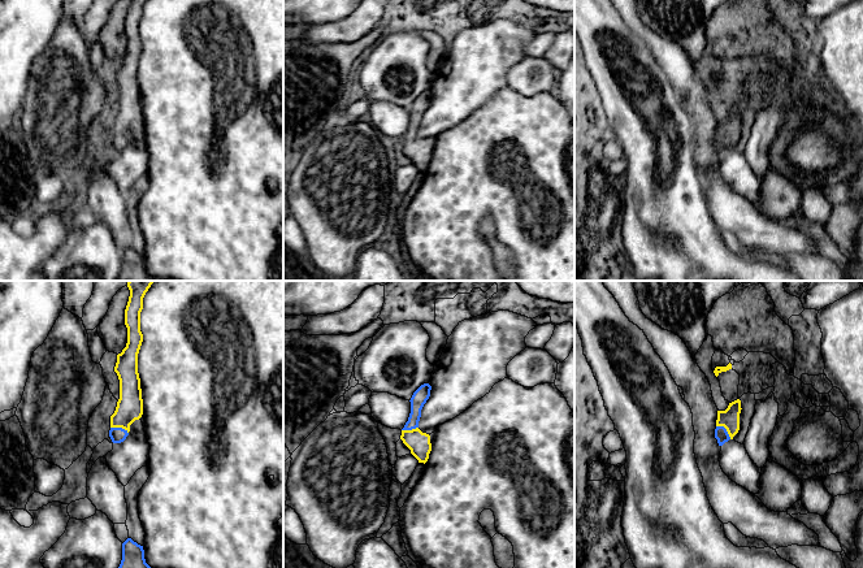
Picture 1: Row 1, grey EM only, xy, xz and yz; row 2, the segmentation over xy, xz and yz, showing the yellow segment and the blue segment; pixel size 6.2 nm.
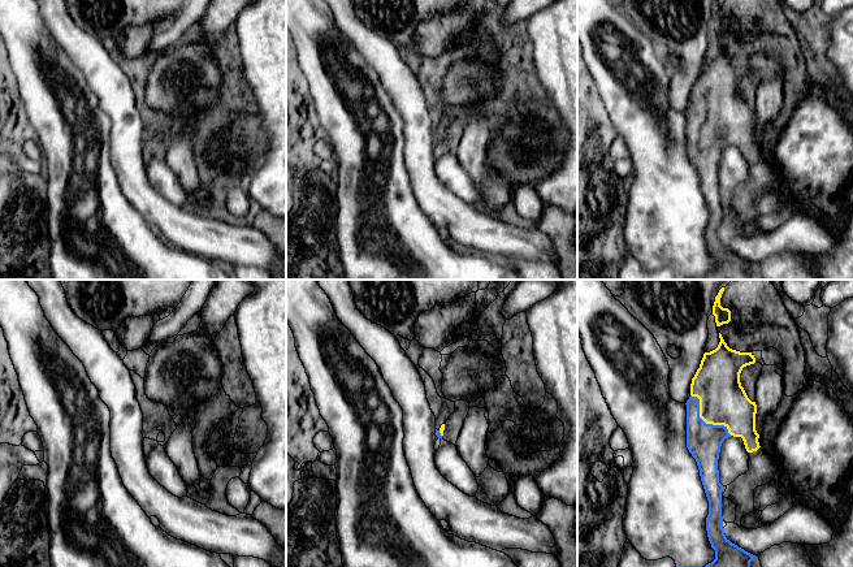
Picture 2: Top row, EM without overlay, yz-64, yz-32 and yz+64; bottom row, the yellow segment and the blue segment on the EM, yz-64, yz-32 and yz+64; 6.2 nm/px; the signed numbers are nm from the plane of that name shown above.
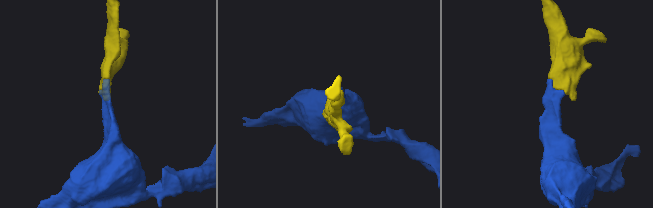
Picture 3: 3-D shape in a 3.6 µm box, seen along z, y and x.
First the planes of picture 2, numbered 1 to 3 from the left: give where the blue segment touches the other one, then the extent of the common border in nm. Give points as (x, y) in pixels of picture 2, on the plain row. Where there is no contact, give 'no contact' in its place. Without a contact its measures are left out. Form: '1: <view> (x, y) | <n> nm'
1: no contact
2: yz-32 (440, 141) | 40 nm
3: yz+64 (704, 129) | 360 nm

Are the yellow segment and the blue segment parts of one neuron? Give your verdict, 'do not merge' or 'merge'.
merge

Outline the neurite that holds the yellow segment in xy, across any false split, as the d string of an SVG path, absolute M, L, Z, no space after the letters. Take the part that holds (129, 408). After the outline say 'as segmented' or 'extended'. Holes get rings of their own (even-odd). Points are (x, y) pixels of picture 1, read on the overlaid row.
M129 281L129 302L125 309L127 343L117 355L114 372L120 380L120 399L110 416L109 437L113 443L121 443L130 432L130 425L143 415L140 378L138 373L138 354L143 342L140 331L140 312L143 298L155 281Z | extended

